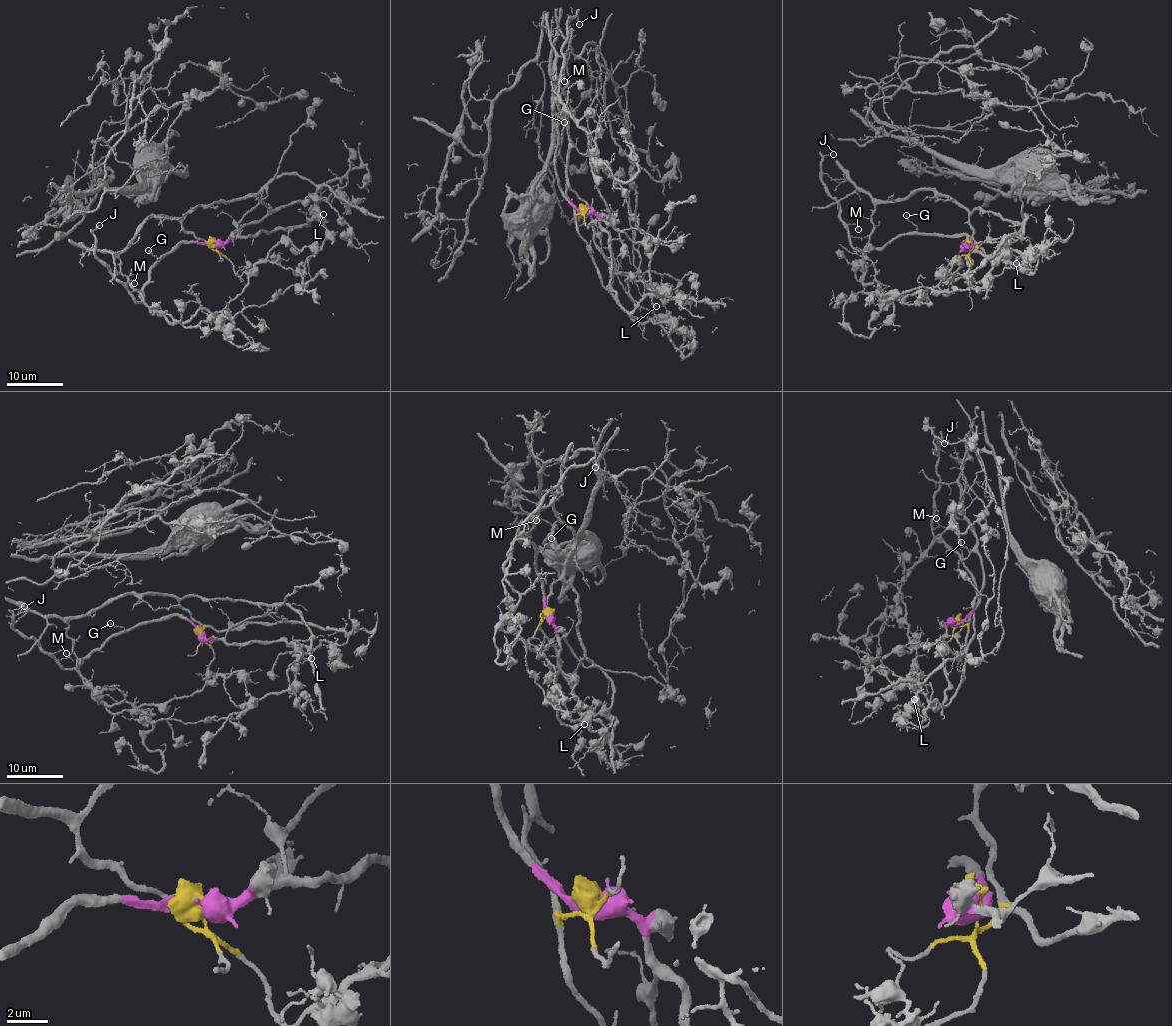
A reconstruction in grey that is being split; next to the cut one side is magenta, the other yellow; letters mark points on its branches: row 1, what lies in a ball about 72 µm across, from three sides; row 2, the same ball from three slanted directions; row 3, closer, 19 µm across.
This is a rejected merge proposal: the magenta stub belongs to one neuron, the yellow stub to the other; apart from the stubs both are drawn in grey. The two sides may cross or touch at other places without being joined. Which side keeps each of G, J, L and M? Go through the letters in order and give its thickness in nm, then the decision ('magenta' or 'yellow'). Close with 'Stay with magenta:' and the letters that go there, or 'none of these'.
G: 130 nm | magenta
J: 110 nm | magenta
L: 130 nm | magenta
M: 100 nm | magenta
Stay with magenta: G, J, L, M

